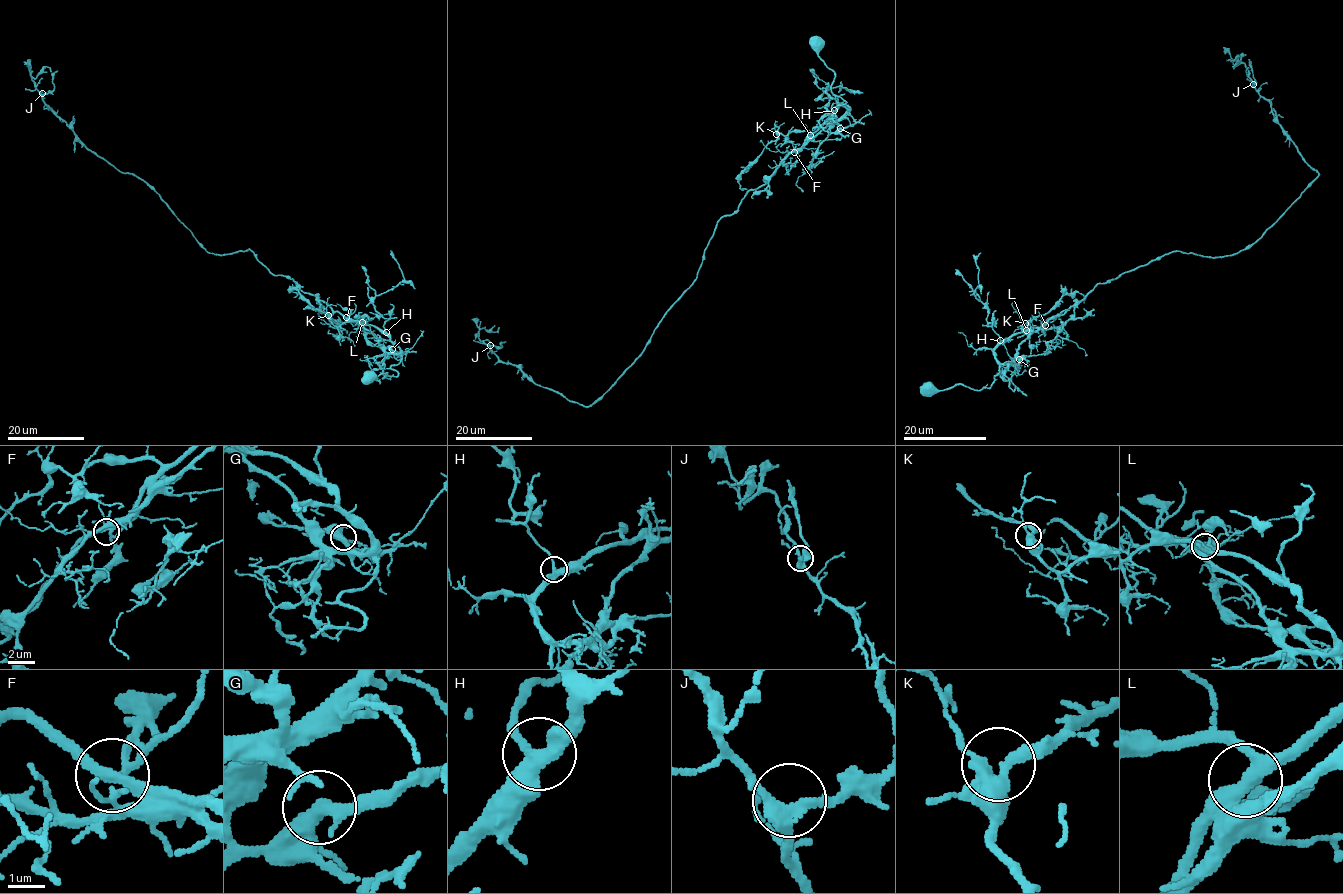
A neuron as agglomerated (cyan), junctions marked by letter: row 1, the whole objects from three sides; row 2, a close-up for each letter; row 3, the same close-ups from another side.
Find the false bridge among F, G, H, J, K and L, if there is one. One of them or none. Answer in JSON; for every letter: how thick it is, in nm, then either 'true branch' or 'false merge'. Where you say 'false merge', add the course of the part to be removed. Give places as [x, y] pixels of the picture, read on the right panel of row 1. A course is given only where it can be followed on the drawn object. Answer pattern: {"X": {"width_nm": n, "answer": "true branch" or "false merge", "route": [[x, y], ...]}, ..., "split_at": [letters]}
{"F": {"width_nm": 280, "answer": "true branch"}, "G": {"width_nm": 340, "answer": "true branch"}, "H": {"width_nm": 360, "answer": "false merge", "route": [[1000, 340], [987, 326], [988, 311], [974, 294], [979, 269], [976, 257], [981, 252]]}, "J": {"width_nm": 320, "answer": "true branch"}, "K": {"width_nm": 320, "answer": "true branch"}, "L": {"width_nm": 360, "answer": "true branch"}, "split_at": ["H"]}

